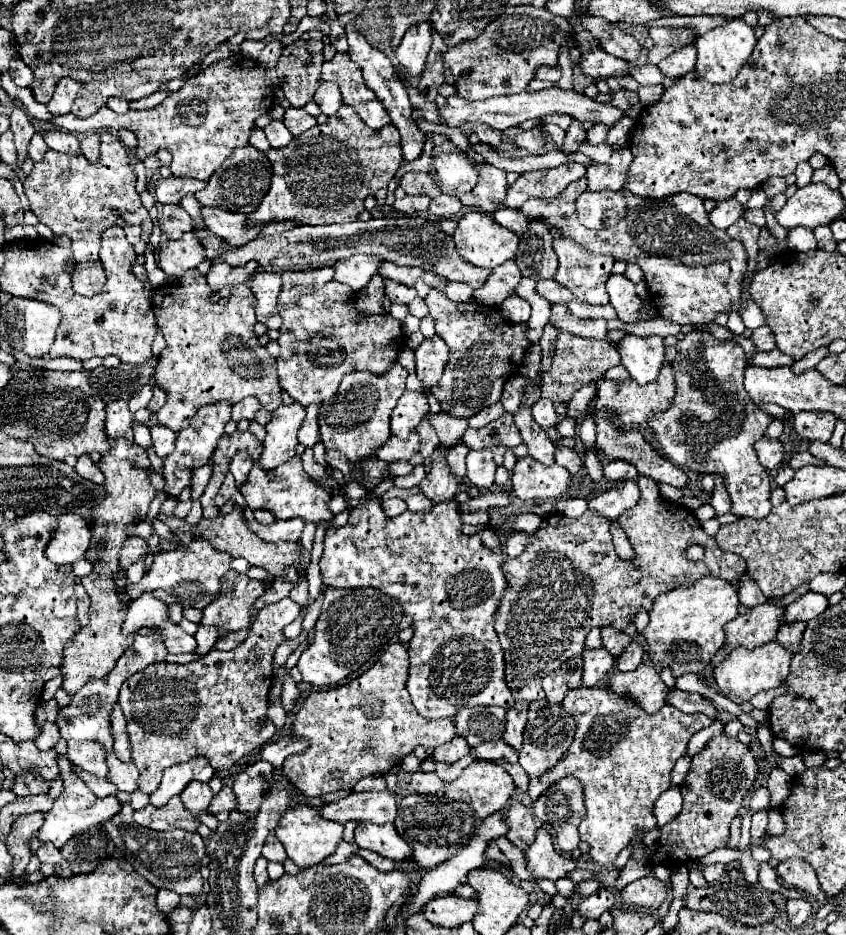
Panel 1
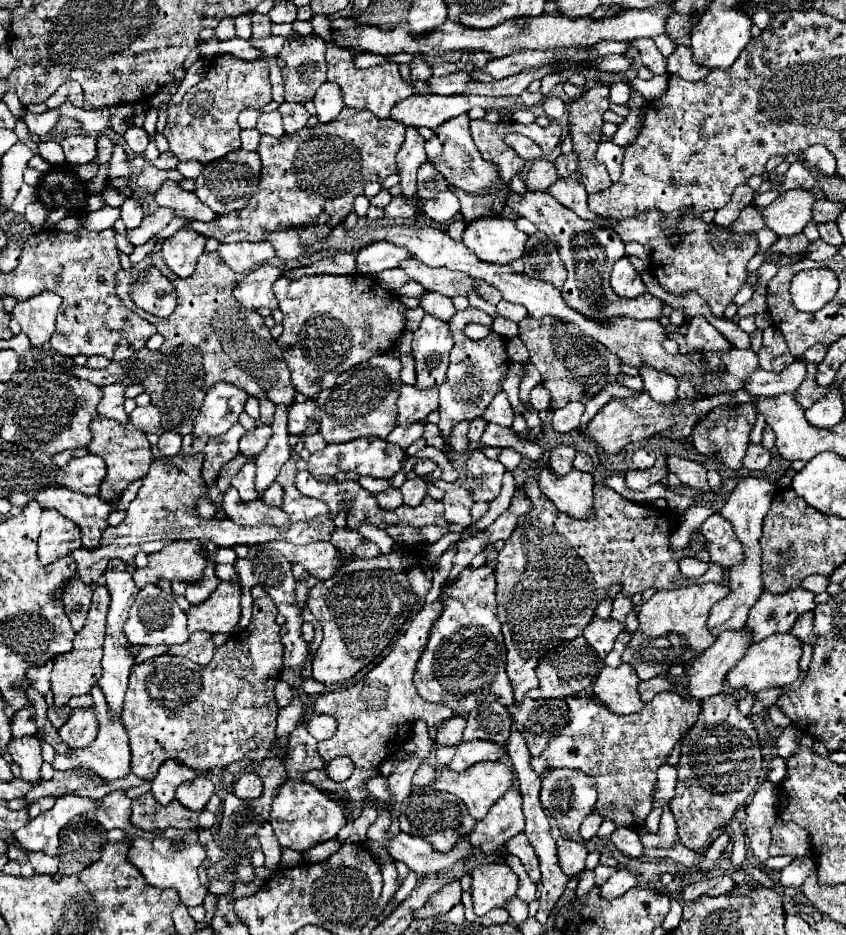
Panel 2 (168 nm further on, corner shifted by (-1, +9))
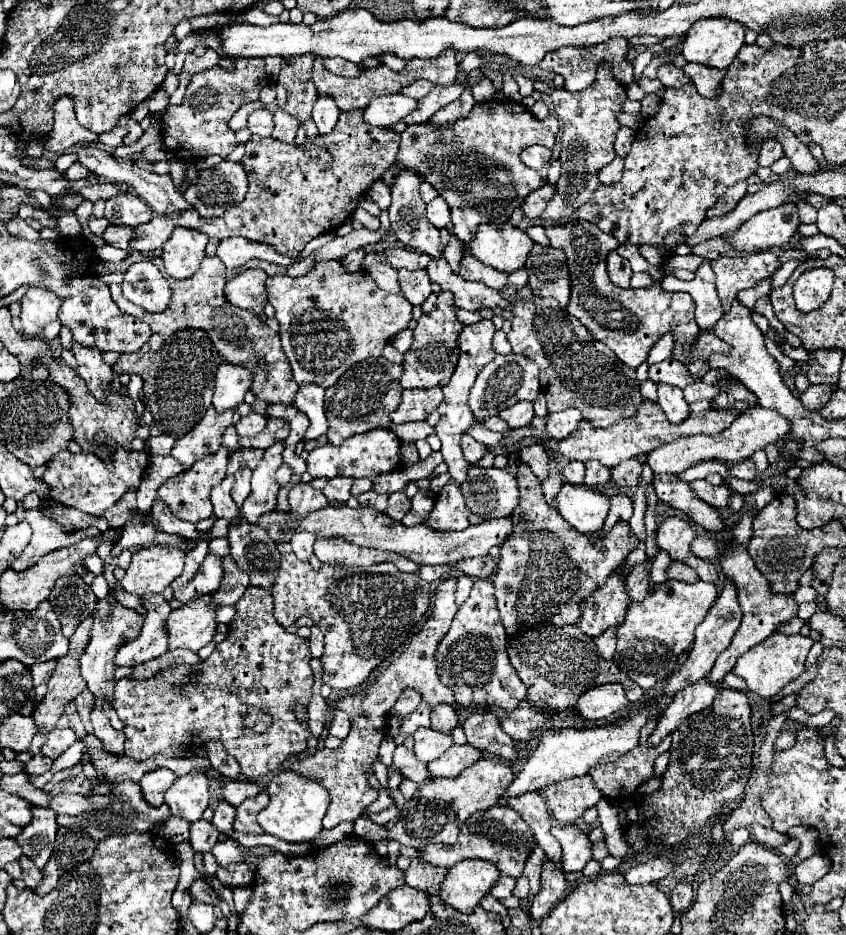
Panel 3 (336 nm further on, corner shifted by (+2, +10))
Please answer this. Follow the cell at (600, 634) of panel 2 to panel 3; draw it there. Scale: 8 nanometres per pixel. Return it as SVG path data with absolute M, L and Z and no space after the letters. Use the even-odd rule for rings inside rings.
M617 571L605 581L599 593L585 599L581 605L579 627L589 637L599 637L609 627L619 627L625 621L629 607L629 597L625 593L625 579L617 577Z

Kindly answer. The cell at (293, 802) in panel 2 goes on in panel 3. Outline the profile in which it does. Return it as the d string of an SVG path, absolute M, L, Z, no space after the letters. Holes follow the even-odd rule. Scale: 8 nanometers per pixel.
M283 771L269 781L267 793L271 801L257 817L265 833L289 843L311 843L321 833L321 821L329 807L329 791L323 785L317 785L315 781L309 781L293 771Z

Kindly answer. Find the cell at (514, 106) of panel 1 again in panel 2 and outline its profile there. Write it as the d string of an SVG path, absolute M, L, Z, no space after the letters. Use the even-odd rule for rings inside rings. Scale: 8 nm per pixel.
M412 94L406 100L400 100L392 110L390 118L402 122L404 126L426 126L436 128L446 120L470 112L474 106L490 110L510 110L516 104L514 96L492 98L492 96L436 96L436 94Z

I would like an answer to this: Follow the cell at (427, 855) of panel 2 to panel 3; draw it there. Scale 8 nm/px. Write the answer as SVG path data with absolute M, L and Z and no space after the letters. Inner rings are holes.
M491 807L487 811L475 813L465 823L459 825L459 839L455 845L431 843L419 849L419 859L429 865L447 869L463 859L483 859L497 865L497 869L501 869L503 875L519 877L523 873L525 857L529 855L529 849L533 849L533 841L535 841L533 833L519 813L515 813L511 807Z

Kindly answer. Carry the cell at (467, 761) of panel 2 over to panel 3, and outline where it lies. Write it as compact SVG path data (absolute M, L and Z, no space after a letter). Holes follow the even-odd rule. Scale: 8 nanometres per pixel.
M451 745L437 761L427 765L431 777L457 777L463 769L479 761L483 755L479 749L471 745Z

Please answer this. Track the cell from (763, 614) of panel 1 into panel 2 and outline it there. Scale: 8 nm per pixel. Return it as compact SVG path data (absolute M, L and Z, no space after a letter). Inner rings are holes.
M726 630L718 640L704 650L704 654L692 664L688 672L686 694L692 700L702 702L704 698L716 696L724 688L728 670L746 654L750 646L748 630Z

